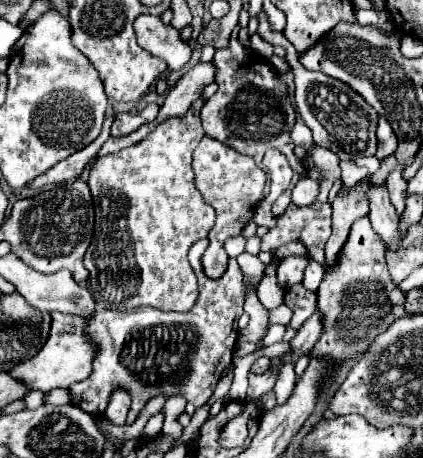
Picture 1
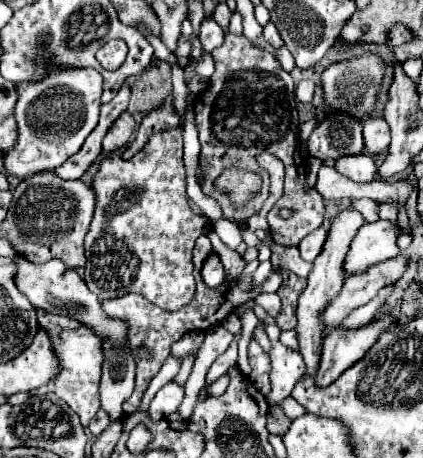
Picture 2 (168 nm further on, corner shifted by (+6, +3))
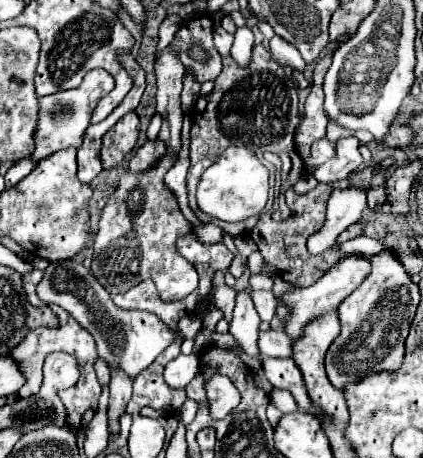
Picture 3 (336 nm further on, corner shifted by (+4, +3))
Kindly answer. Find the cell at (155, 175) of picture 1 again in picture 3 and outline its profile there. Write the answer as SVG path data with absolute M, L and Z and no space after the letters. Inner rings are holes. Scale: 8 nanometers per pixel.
M165 151L165 155L147 171L127 171L119 175L115 193L109 197L101 213L91 261L91 273L109 295L125 293L145 279L155 283L163 301L179 301L197 289L195 267L175 247L177 239L185 233L191 233L193 227L183 217L175 195L163 183L165 173L175 163L175 153Z

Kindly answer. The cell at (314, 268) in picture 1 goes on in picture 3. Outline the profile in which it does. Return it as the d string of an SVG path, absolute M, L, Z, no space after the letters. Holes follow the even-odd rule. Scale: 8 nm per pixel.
M360 236L355 239L348 240L339 245L340 250L345 253L361 252L366 257L378 254L384 249L384 245L374 238Z

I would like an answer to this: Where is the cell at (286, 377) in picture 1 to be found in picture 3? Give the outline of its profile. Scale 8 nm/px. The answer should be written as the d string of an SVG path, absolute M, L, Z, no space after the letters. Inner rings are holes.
M273 329L259 335L259 349L263 357L293 357L291 337Z

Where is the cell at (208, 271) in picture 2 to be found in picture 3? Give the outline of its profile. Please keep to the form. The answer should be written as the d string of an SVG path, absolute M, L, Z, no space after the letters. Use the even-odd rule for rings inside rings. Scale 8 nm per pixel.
M217 271L213 275L213 303L217 309L221 309L225 313L225 319L231 321L231 313L233 313L233 307L235 307L235 291L225 283L223 279L223 271Z

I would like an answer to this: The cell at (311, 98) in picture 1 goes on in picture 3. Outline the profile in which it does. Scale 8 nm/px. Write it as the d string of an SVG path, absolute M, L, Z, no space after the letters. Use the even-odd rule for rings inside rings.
M319 139L311 145L311 159L307 161L307 167L309 165L321 165L321 163L329 161L333 155L335 155L335 145L331 141Z

